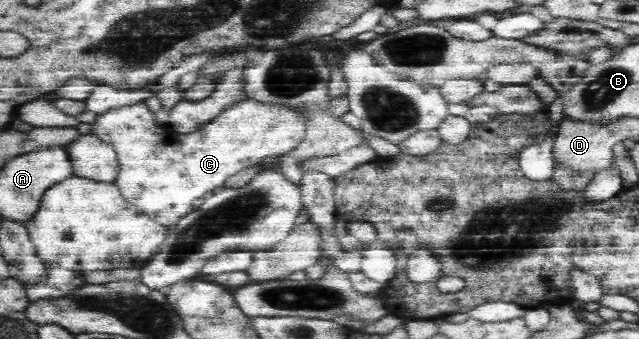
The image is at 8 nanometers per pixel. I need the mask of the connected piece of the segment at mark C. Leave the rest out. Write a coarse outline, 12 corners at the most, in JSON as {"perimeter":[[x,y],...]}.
{"perimeter":[[248,100],[177,135],[138,104],[98,115],[122,195],[162,226],[264,155],[288,153],[316,112]]}

